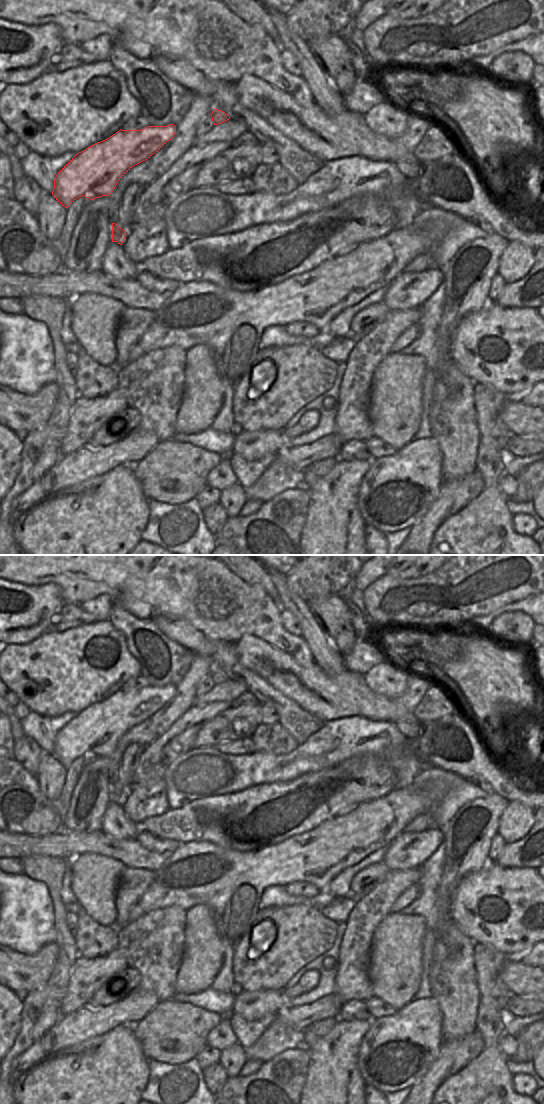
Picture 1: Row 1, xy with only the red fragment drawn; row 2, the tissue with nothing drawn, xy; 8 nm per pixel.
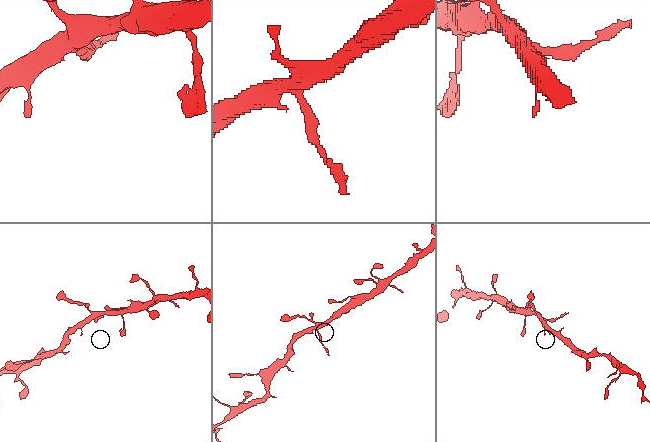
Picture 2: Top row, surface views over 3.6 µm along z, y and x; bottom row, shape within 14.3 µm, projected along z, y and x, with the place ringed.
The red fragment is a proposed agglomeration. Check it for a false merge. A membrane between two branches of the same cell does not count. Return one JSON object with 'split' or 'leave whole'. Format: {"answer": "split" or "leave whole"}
{"answer": "leave whole"}

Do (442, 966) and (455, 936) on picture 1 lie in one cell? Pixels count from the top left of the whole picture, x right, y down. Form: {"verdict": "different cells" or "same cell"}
{"verdict": "same cell"}

